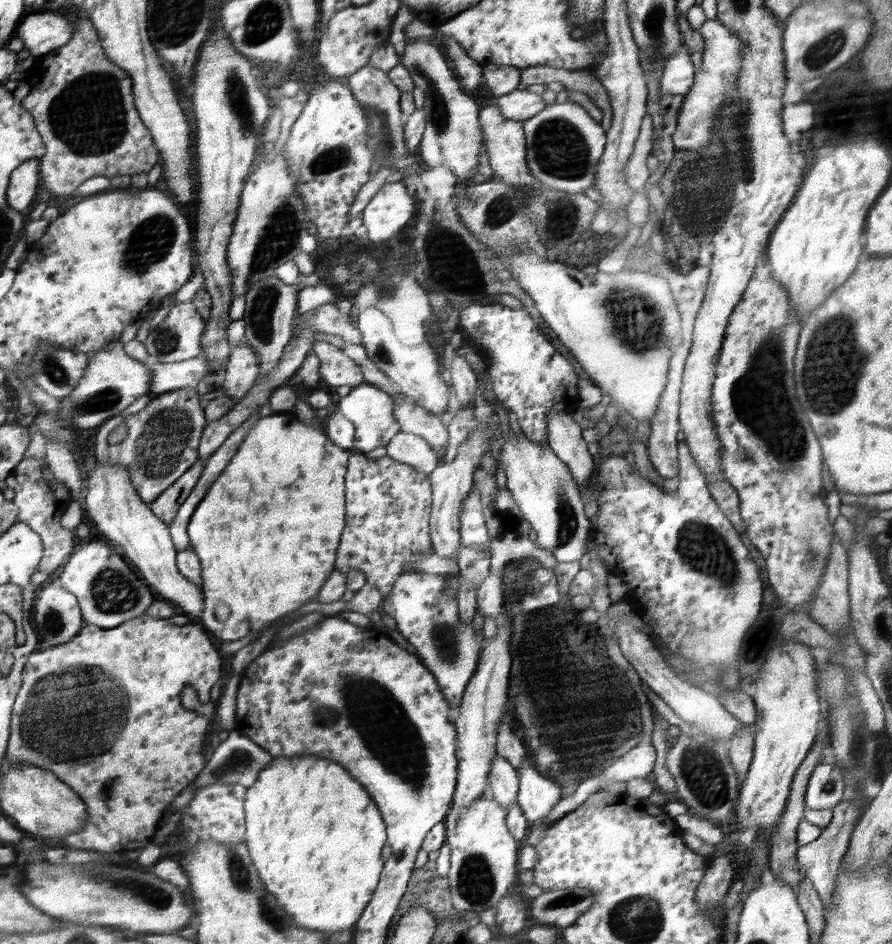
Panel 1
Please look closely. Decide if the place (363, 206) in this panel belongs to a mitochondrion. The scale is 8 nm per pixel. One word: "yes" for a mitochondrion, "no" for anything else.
no

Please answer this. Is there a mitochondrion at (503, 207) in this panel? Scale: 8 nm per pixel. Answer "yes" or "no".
yes

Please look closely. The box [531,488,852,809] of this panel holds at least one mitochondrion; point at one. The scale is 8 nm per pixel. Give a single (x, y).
(702, 547)

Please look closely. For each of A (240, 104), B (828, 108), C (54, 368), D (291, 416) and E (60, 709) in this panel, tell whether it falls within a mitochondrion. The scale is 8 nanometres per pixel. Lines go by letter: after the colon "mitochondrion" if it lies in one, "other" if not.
A: mitochondrion
B: other
C: mitochondrion
D: other
E: mitochondrion

